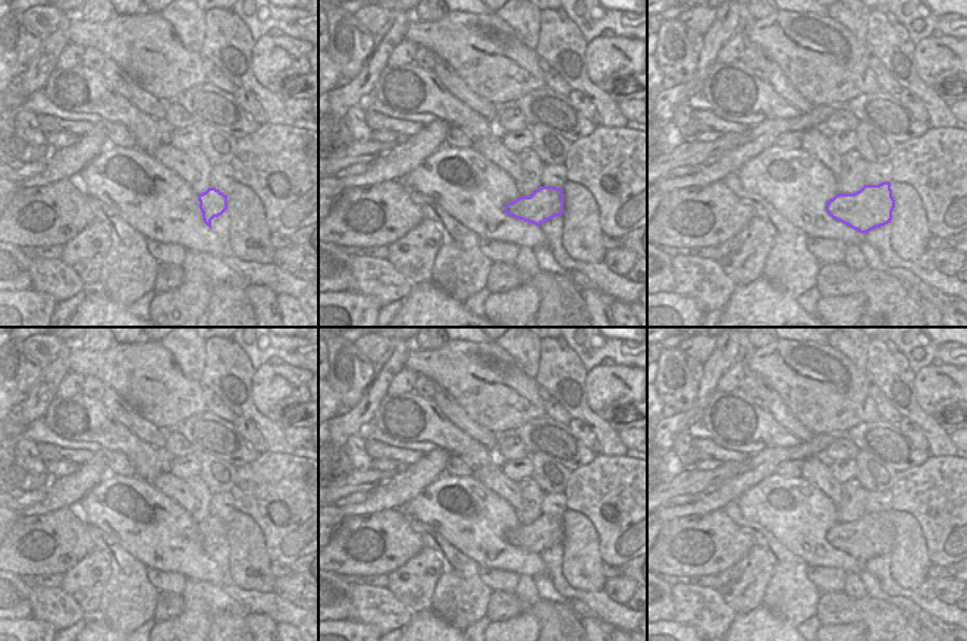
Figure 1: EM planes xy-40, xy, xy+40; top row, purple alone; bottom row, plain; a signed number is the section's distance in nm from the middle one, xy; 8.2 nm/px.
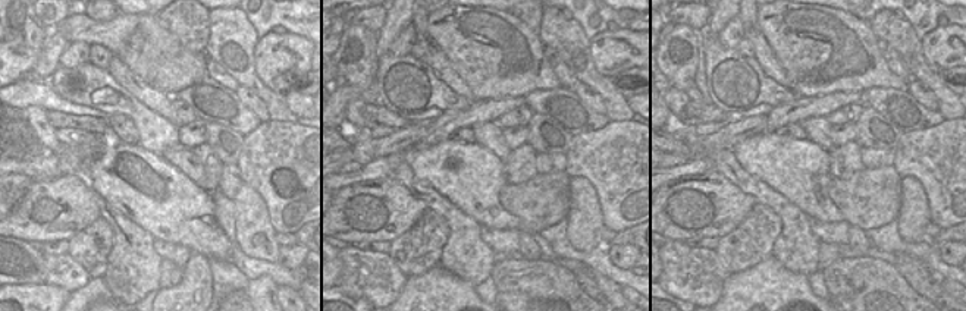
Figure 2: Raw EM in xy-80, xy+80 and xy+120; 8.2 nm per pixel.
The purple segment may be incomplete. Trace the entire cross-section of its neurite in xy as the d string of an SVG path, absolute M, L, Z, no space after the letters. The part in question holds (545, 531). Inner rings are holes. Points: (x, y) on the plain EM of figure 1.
M540 515L530 525L518 525L515 530L508 531L505 534L505 541L540 556L541 552L556 544L562 544L562 516Z

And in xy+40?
M891 510L864 513L854 522L836 522L826 532L826 540L832 547L860 562L891 552L894 537Z

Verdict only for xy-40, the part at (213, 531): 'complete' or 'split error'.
complete

